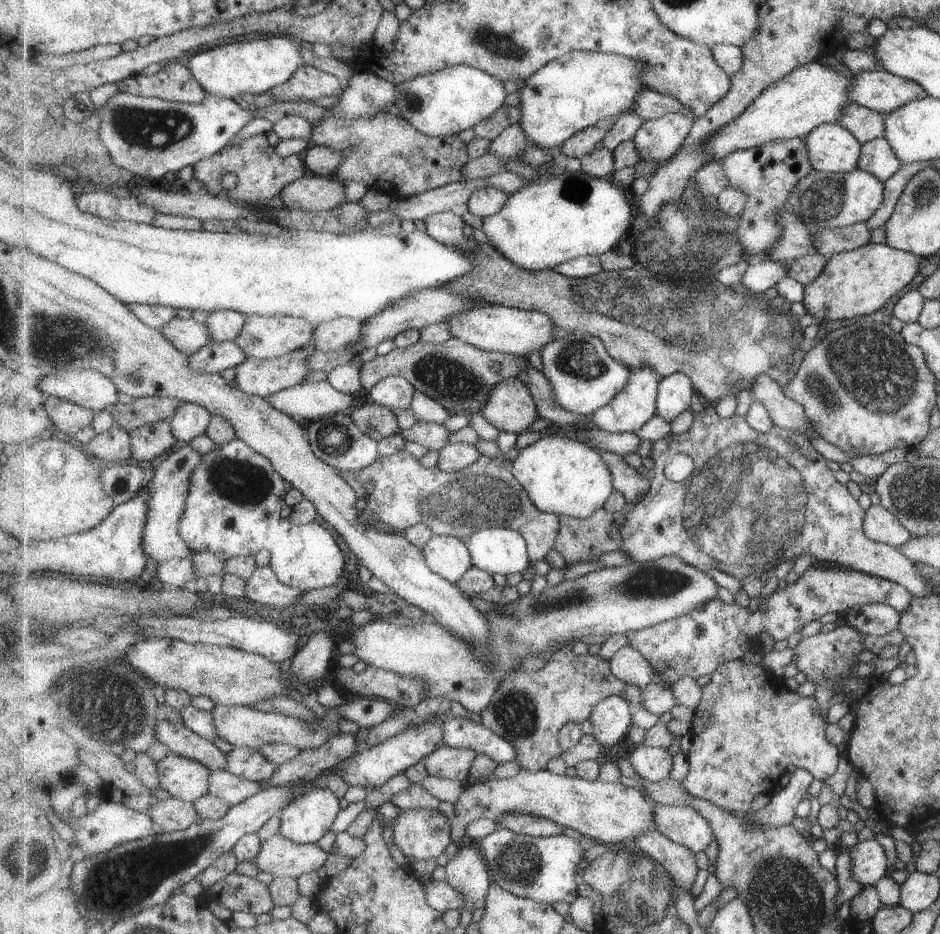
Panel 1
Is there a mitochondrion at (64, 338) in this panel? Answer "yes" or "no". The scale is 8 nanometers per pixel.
yes

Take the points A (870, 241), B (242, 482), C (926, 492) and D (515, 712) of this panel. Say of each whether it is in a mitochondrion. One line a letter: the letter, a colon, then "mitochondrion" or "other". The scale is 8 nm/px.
A: other
B: mitochondrion
C: mitochondrion
D: mitochondrion

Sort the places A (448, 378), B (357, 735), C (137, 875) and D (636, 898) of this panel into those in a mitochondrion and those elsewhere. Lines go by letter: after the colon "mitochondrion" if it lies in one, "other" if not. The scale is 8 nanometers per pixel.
A: mitochondrion
B: other
C: mitochondrion
D: mitochondrion

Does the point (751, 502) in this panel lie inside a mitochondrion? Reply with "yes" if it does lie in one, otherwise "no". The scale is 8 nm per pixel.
yes

